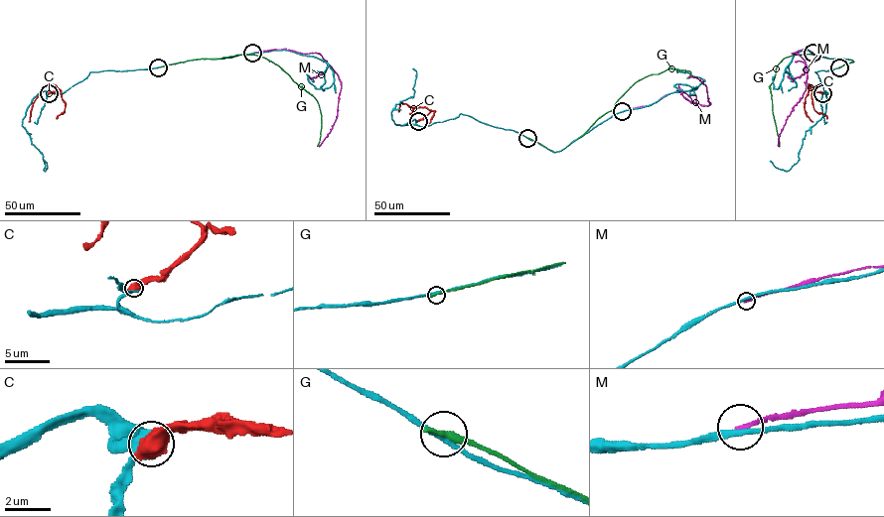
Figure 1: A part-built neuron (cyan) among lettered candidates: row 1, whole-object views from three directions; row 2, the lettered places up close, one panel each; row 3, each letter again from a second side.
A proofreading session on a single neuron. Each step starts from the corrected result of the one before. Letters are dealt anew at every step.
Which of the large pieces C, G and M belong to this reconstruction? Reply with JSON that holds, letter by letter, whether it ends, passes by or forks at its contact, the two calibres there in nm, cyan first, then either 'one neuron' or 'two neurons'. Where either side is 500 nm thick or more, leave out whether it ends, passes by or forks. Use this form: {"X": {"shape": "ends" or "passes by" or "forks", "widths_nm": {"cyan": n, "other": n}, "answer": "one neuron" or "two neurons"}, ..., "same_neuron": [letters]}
{"C": {"widths_nm": {"cyan": 440, "other": 850}, "answer": "one neuron"}, "G": {"shape": "ends", "widths_nm": {"cyan": 200, "other": 280}, "answer": "two neurons"}, "M": {"shape": "ends", "widths_nm": {"cyan": 240, "other": 180}, "answer": "two neurons"}, "same_neuron": ["C"]}

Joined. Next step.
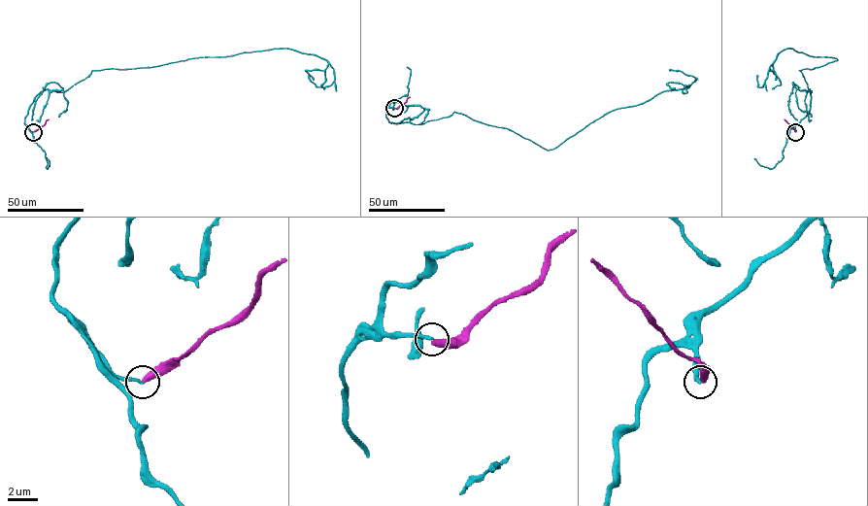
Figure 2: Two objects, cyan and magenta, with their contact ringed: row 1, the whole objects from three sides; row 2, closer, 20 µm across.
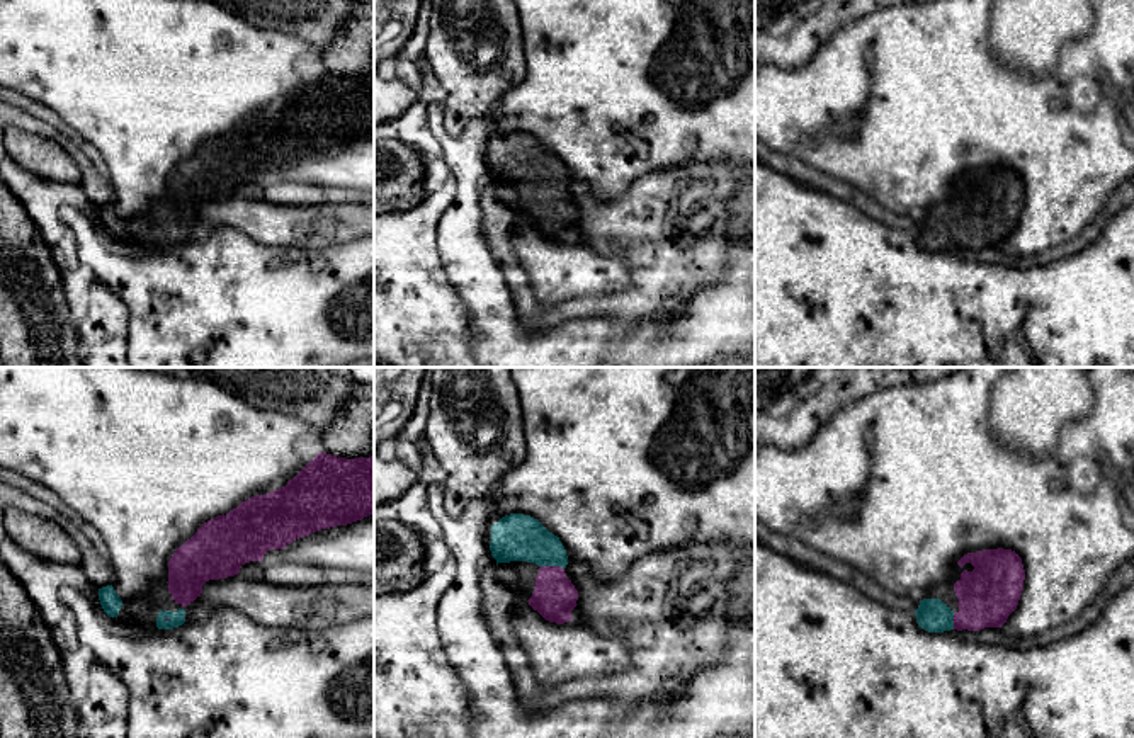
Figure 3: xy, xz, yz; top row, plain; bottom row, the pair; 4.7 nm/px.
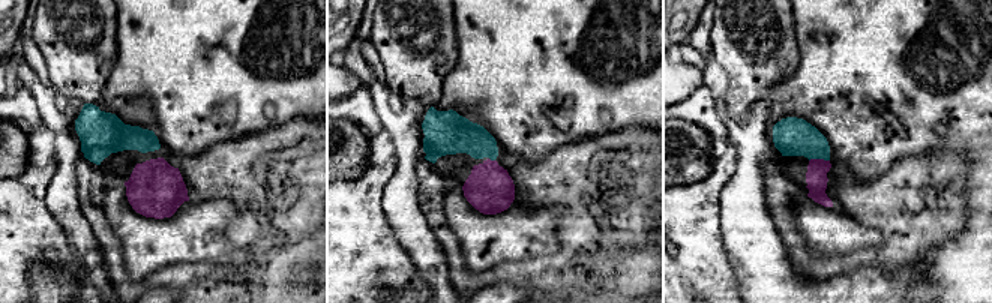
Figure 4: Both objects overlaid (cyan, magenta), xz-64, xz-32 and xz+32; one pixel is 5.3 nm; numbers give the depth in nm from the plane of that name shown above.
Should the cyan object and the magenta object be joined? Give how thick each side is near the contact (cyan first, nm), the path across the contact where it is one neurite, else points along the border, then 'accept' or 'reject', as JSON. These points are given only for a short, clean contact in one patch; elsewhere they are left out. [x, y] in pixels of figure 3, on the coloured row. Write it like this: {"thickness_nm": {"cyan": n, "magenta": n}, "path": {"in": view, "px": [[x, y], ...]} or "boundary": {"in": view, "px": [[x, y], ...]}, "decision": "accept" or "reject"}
{"thickness_nm": {"cyan": 220, "magenta": 200}, "path": {"in": "xz", "px": [[514, 538], [527, 539], [553, 565], [555, 596]]}, "decision": "accept"}

